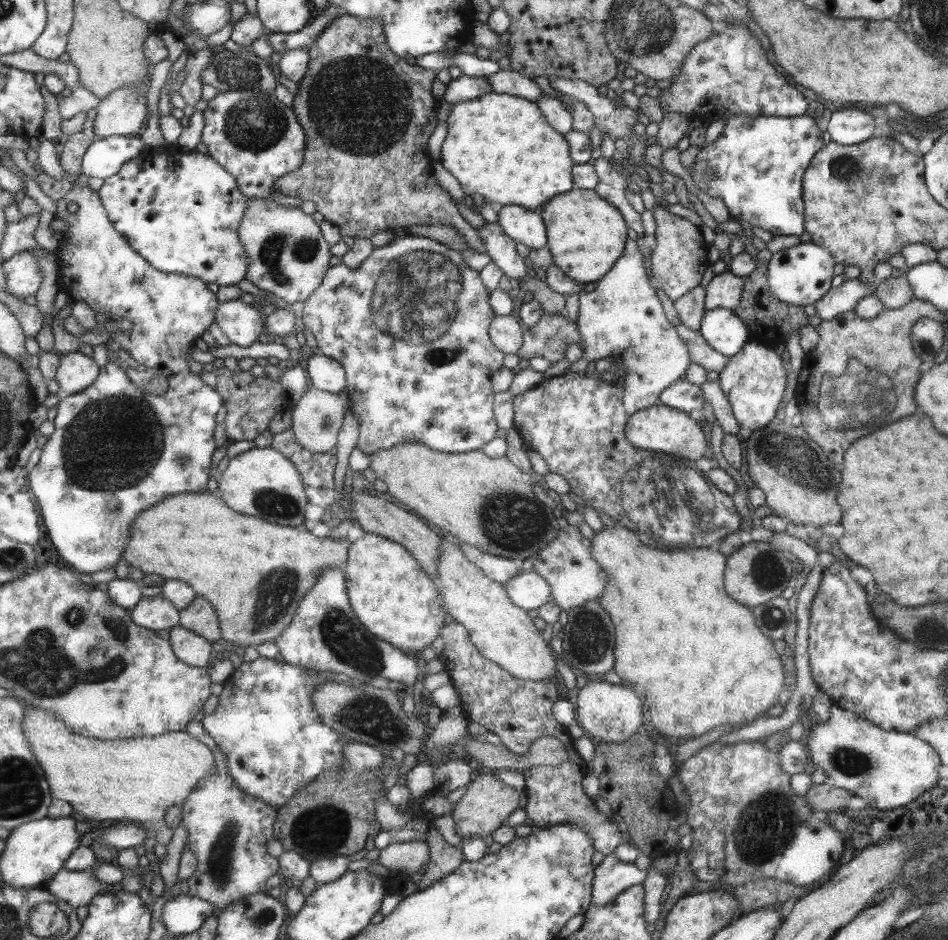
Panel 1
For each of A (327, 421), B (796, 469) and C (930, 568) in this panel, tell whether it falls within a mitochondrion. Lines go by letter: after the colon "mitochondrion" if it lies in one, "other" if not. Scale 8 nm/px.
A: mitochondrion
B: mitochondrion
C: other

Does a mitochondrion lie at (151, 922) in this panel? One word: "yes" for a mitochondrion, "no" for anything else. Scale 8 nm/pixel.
no

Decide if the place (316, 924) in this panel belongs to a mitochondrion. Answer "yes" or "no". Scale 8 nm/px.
no

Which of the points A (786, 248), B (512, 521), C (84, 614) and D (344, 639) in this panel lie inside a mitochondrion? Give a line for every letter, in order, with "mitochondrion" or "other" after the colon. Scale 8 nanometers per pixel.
A: other
B: mitochondrion
C: mitochondrion
D: mitochondrion

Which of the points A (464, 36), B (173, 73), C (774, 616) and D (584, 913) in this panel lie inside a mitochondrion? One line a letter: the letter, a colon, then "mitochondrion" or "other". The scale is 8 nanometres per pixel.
A: other
B: other
C: mitochondrion
D: other

